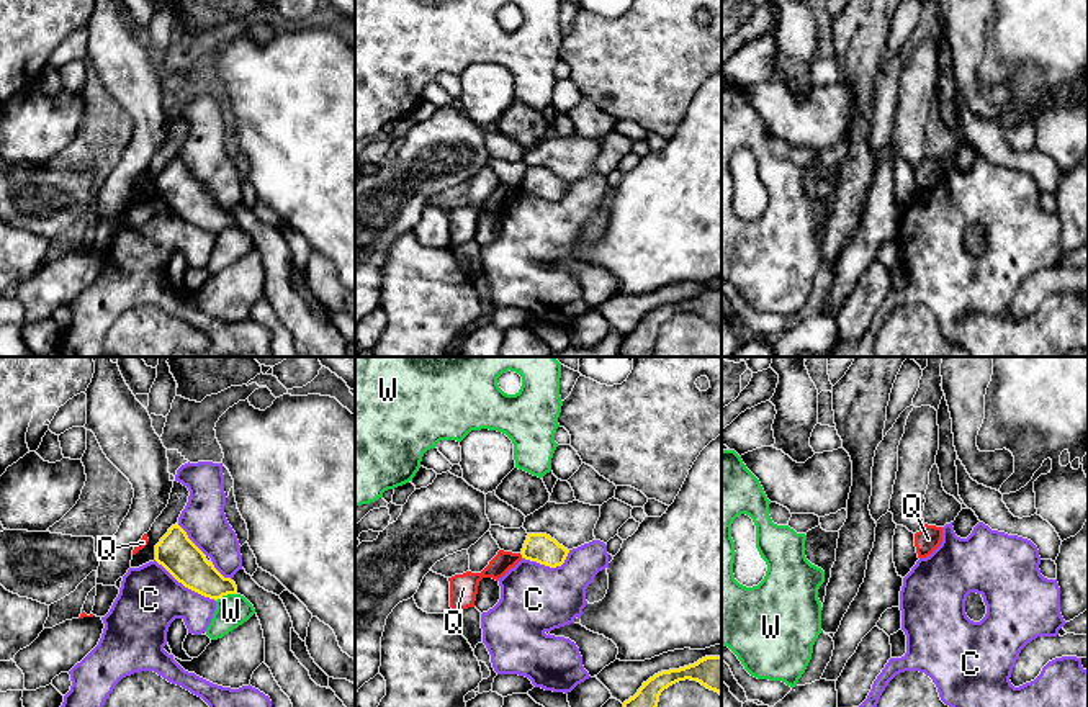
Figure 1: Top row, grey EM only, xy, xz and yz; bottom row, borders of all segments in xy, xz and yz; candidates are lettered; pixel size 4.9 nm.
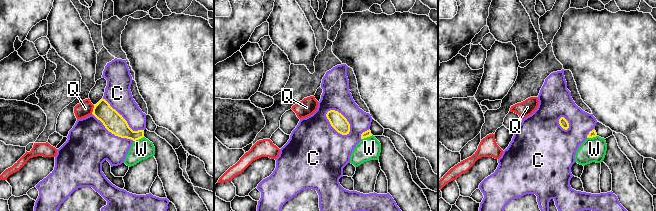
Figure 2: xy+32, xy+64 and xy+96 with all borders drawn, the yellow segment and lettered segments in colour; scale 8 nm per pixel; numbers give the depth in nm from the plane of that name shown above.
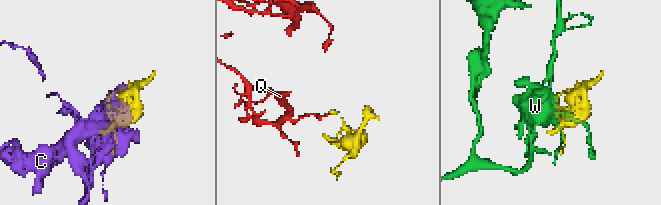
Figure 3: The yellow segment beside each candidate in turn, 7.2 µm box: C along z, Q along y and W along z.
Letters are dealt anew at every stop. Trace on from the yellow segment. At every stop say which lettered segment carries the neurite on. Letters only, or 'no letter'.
no letter

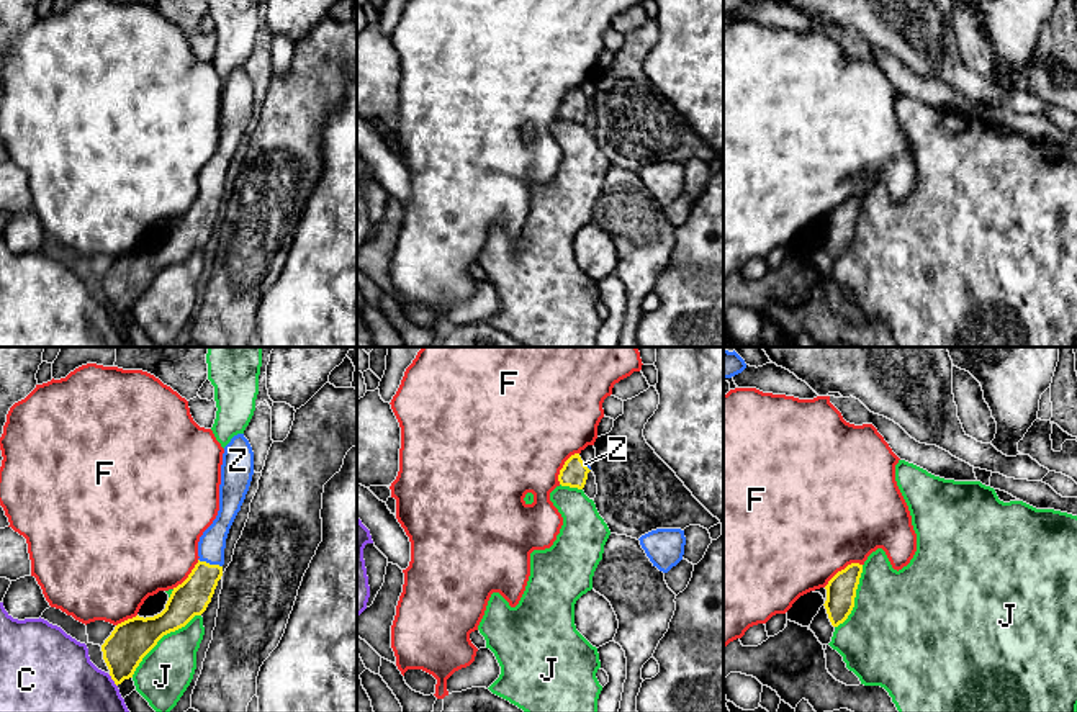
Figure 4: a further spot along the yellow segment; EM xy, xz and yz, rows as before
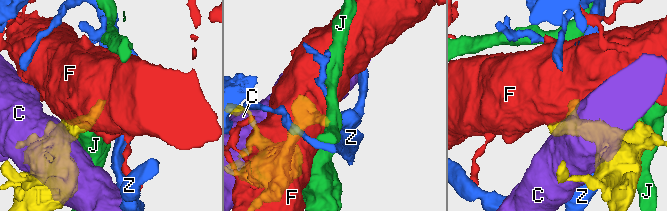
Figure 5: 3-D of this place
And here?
Z

